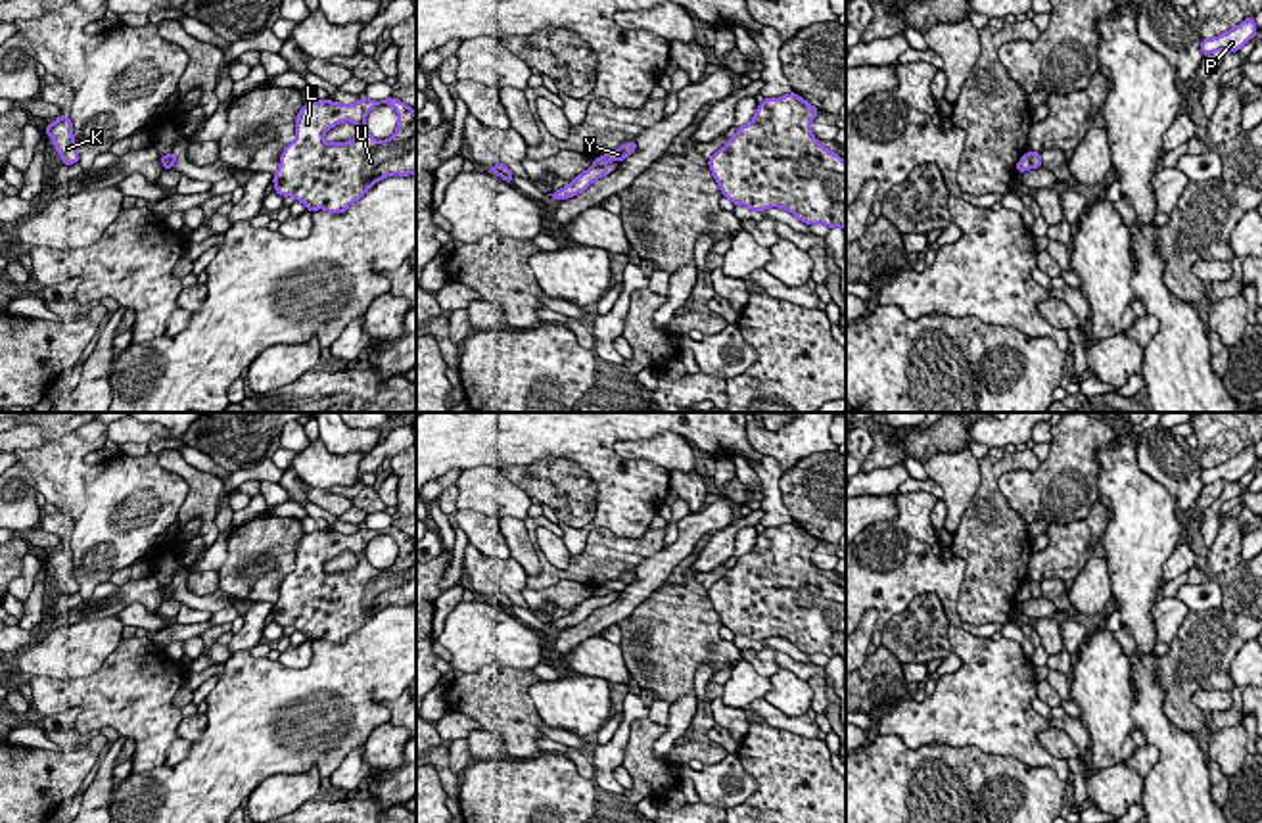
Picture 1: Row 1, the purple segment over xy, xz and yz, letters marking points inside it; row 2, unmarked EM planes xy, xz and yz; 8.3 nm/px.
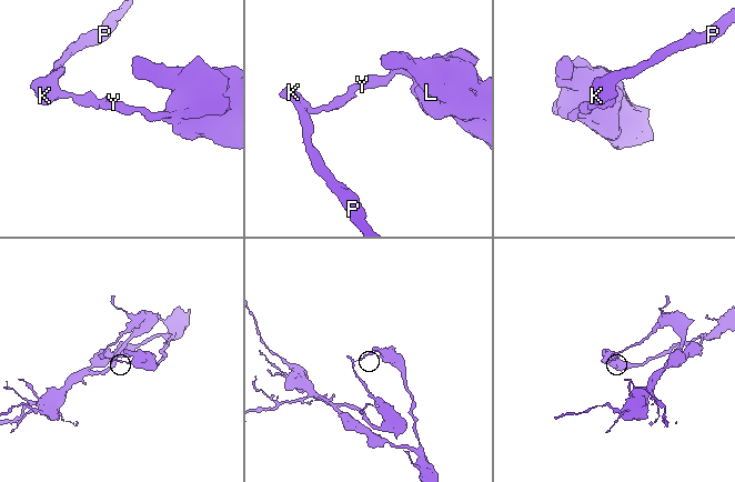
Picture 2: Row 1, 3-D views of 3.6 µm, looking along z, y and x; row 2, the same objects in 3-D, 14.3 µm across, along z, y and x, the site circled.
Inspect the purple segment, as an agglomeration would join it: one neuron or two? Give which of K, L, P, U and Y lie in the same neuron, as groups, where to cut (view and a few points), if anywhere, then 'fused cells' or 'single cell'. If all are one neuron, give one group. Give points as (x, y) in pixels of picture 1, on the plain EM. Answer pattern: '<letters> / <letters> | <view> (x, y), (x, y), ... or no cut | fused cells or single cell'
K P / L U Y | xz (605, 593), (593, 597) | fused cells

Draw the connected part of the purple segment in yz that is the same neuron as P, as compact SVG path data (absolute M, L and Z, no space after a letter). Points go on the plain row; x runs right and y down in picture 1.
M1247 447L1243 453L1229 459L1227 462L1222 462L1220 466L1203 468L1201 482L1203 485L1214 483L1218 480L1224 480L1226 483L1239 482L1239 478L1245 476L1254 464L1254 447Z

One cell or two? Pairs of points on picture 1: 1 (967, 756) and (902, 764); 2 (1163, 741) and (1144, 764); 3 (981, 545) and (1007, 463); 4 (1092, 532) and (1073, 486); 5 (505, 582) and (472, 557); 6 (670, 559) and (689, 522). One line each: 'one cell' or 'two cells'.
1: one cell
2: two cells
3: one cell
4: two cells
5: one cell
6: one cell

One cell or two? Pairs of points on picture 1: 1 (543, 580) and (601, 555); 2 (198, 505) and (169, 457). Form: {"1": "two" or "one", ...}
{"1": "one", "2": "one"}

